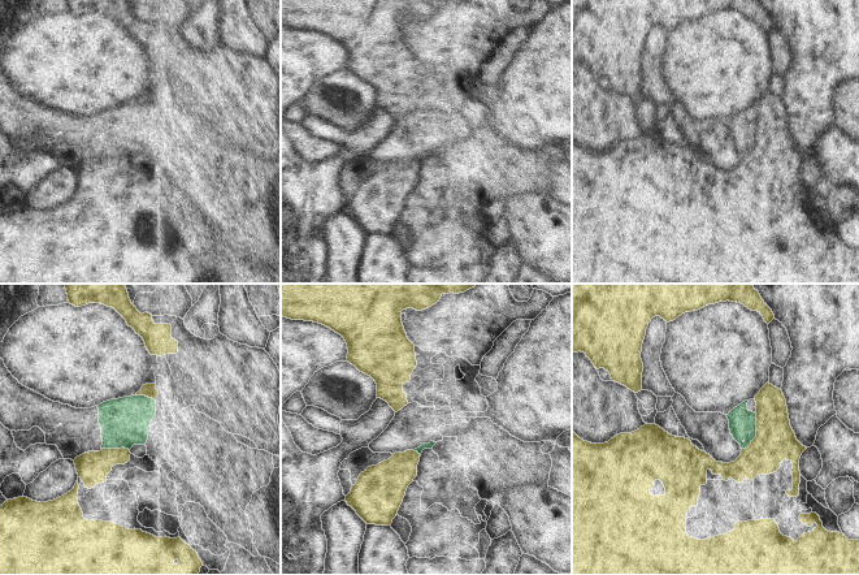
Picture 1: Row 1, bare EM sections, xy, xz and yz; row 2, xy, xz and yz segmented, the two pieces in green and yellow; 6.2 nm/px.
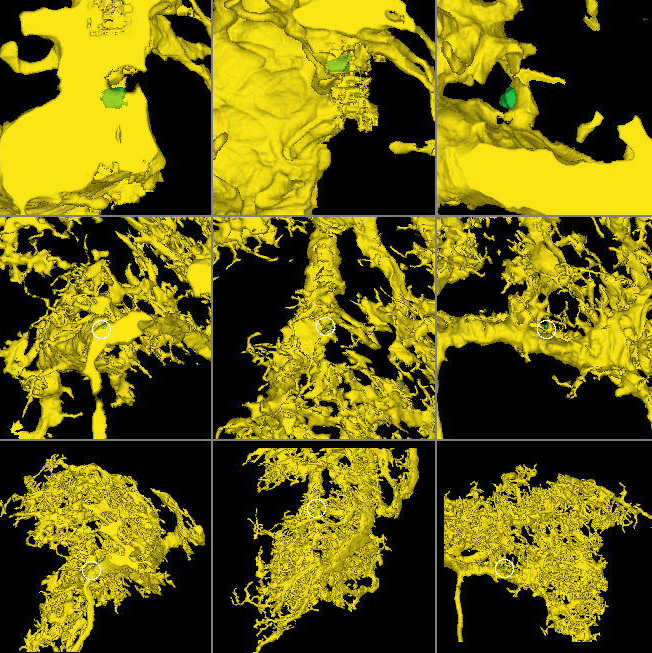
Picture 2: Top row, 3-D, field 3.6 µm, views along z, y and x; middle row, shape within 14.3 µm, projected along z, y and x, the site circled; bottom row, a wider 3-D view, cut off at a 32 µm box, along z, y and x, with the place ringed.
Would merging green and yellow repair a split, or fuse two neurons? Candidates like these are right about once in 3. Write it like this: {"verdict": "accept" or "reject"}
{"verdict": "reject"}

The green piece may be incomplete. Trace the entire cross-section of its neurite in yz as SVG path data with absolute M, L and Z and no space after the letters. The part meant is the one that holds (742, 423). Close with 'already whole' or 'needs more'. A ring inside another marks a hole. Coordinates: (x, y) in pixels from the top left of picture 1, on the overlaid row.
M755 399L745 401L734 407L728 415L729 429L733 438L747 449L756 437L756 402Z; needs more

